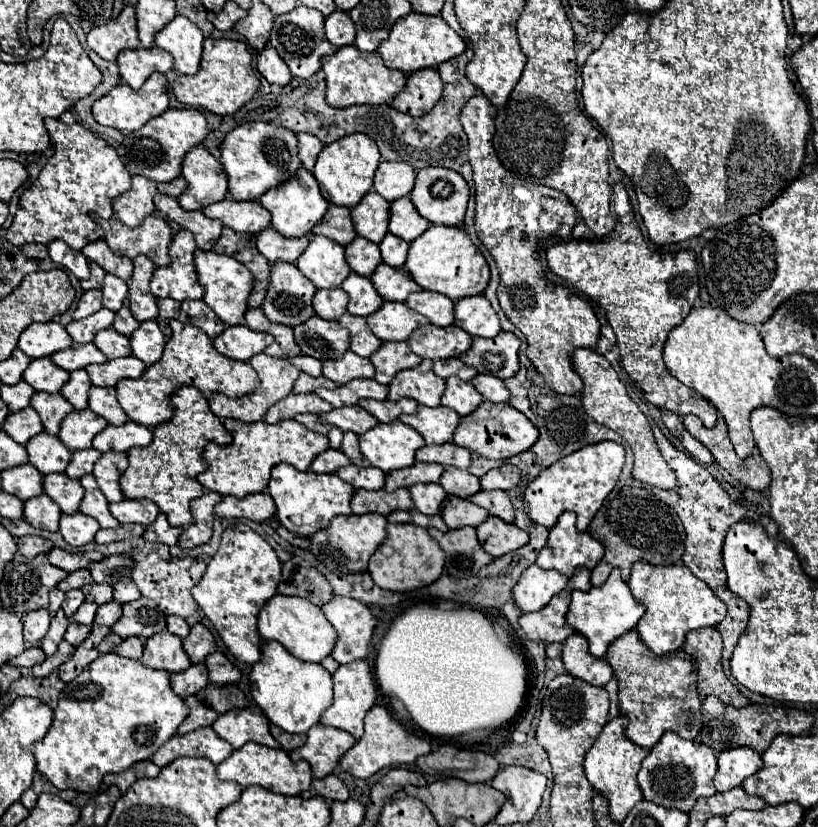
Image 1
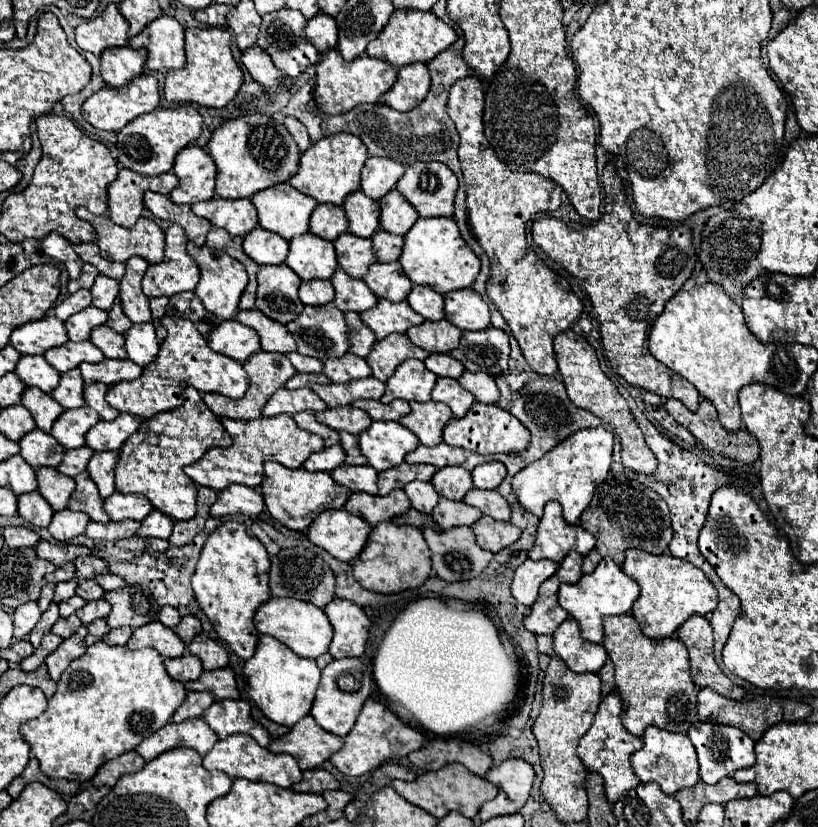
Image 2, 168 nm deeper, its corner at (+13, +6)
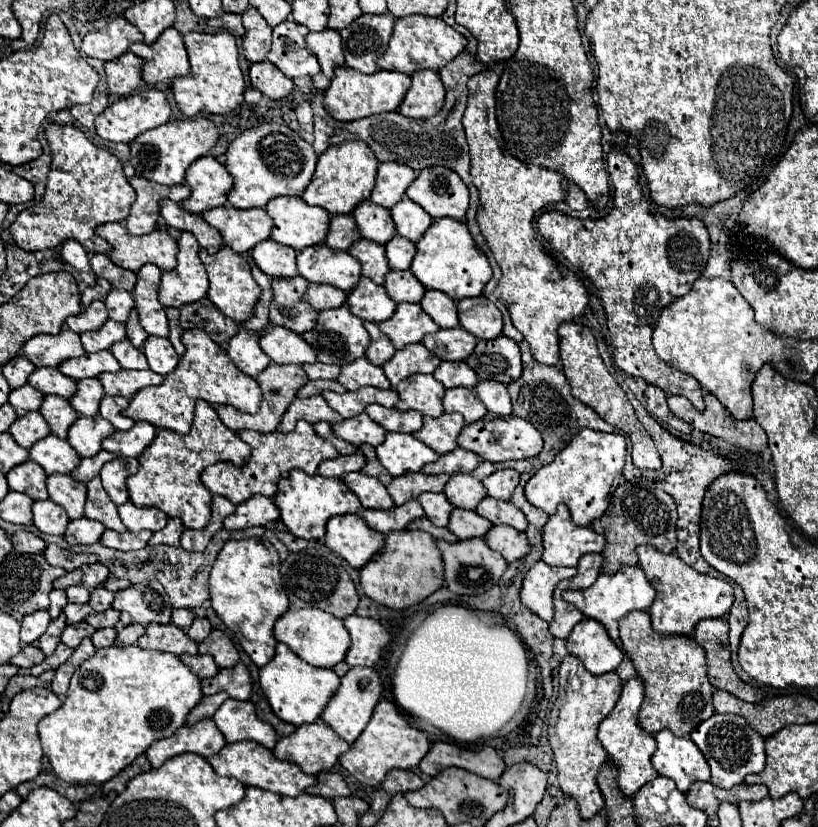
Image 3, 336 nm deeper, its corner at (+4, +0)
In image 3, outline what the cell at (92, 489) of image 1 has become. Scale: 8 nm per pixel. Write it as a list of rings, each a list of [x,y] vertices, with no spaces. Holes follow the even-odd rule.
[[[94,477],[90,483],[86,483],[88,487],[88,499],[86,499],[86,517],[100,521],[102,525],[106,525],[108,529],[114,531],[126,531],[122,519],[118,517],[118,507],[110,501],[108,493],[104,491],[100,477]]]

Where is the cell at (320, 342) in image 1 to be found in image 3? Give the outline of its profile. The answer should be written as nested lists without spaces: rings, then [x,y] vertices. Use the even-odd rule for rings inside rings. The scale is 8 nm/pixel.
[[[346,305],[336,307],[336,309],[320,311],[316,327],[312,331],[304,333],[302,337],[312,349],[316,349],[316,359],[318,361],[334,363],[334,365],[340,365],[340,367],[346,365],[346,363],[352,363],[358,357],[362,357],[366,347],[370,345],[370,337],[368,337],[368,331],[362,325],[362,319],[352,315]]]

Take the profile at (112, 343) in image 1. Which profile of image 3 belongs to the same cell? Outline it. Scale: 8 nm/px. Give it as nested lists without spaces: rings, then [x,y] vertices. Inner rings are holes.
[[[126,339],[114,343],[110,347],[110,351],[114,353],[114,357],[118,359],[122,369],[148,369],[144,353],[140,349],[136,349],[134,345],[130,345]]]

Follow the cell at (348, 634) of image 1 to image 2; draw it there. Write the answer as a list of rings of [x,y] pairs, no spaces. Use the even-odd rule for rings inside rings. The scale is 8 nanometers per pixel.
[[[335,599],[323,611],[329,617],[335,631],[329,653],[335,659],[361,657],[369,639],[371,625],[365,611],[345,599]]]

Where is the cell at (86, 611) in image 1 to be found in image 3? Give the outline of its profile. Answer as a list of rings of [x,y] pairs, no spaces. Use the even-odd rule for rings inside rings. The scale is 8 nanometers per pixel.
[[[66,605],[64,607],[64,615],[66,615],[66,619],[68,619],[68,623],[80,623],[86,615],[90,615],[92,613],[92,609],[90,609],[90,605]]]

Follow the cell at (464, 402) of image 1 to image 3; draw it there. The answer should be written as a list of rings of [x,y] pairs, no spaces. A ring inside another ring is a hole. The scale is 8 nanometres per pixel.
[[[446,389],[444,393],[444,411],[460,413],[466,423],[474,423],[486,415],[486,407],[472,393],[472,389]]]

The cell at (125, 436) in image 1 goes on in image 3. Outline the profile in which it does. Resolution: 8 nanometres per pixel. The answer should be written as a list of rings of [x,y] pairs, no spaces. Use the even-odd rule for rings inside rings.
[[[136,421],[128,431],[114,431],[102,441],[102,449],[116,457],[140,457],[140,453],[156,437],[156,427],[146,421]]]

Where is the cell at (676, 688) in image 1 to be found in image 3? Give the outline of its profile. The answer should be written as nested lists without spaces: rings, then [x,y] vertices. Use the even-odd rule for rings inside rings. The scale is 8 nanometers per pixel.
[[[632,611],[620,621],[620,641],[644,683],[644,703],[638,711],[638,723],[644,731],[654,735],[662,729],[670,729],[676,737],[688,737],[702,721],[714,715],[704,651],[692,637],[658,635],[646,611]]]

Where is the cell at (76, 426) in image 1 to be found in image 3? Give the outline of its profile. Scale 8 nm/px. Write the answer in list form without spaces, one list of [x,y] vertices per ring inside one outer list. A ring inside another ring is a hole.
[[[78,417],[68,431],[68,443],[78,451],[80,457],[92,457],[100,451],[100,443],[104,437],[114,433],[110,421],[104,417]]]

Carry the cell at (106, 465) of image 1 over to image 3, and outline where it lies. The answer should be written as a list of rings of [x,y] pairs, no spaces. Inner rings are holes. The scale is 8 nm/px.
[[[116,457],[102,467],[100,477],[106,493],[116,505],[122,505],[128,501],[128,489],[126,489],[126,477],[132,475],[138,469],[138,459],[130,457]]]

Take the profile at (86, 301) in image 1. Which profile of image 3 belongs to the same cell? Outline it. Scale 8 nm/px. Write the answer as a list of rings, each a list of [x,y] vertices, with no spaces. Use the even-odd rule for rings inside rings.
[[[92,301],[90,307],[82,309],[78,315],[72,315],[66,319],[66,325],[76,331],[76,333],[84,333],[84,331],[92,331],[92,329],[98,329],[104,325],[104,321],[108,319],[108,313],[106,313],[106,307],[102,301]]]

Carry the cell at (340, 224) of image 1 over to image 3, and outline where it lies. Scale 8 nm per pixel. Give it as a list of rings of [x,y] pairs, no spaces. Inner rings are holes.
[[[332,215],[330,217],[330,227],[328,227],[328,237],[326,237],[326,245],[330,249],[342,249],[348,251],[352,243],[356,243],[360,239],[360,231],[358,225],[354,221],[352,215]]]

